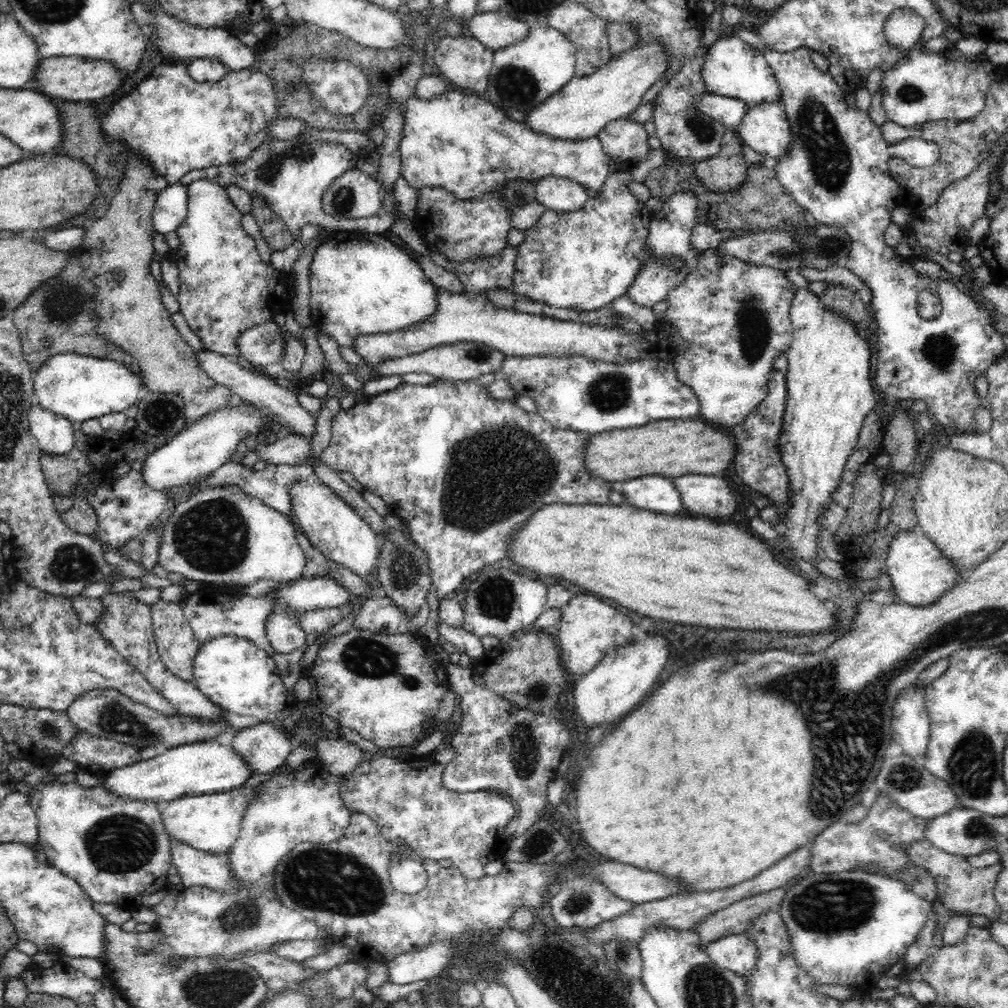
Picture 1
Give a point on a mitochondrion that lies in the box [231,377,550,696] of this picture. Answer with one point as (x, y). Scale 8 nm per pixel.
(367, 658)

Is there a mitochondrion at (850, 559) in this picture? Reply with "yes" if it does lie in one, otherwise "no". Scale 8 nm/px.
no

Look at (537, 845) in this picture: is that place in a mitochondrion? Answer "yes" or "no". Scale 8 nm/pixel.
yes

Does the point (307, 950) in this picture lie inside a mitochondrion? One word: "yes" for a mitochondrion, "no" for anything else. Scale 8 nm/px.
no

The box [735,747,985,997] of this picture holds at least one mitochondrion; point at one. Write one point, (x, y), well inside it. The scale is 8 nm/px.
(826, 906)

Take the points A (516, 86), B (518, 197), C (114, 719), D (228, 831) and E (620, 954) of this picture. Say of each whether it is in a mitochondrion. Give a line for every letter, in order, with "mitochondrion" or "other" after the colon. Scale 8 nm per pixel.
A: mitochondrion
B: mitochondrion
C: mitochondrion
D: other
E: mitochondrion

